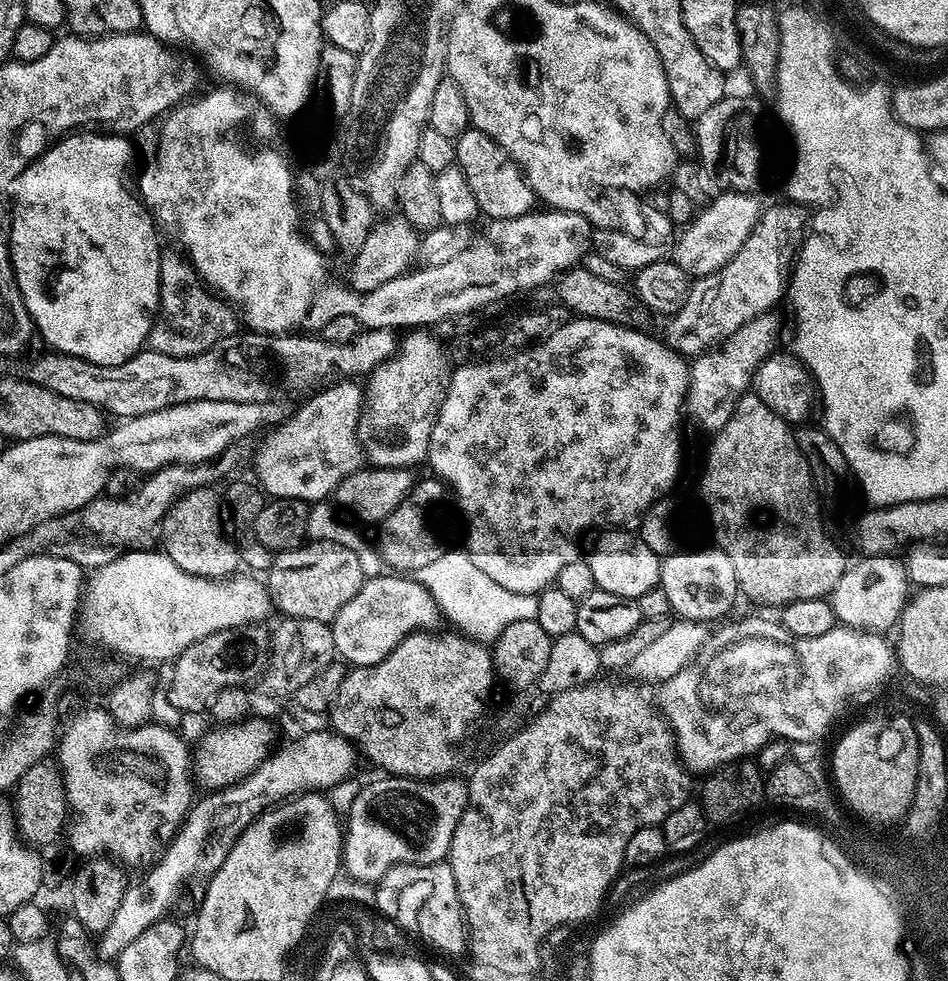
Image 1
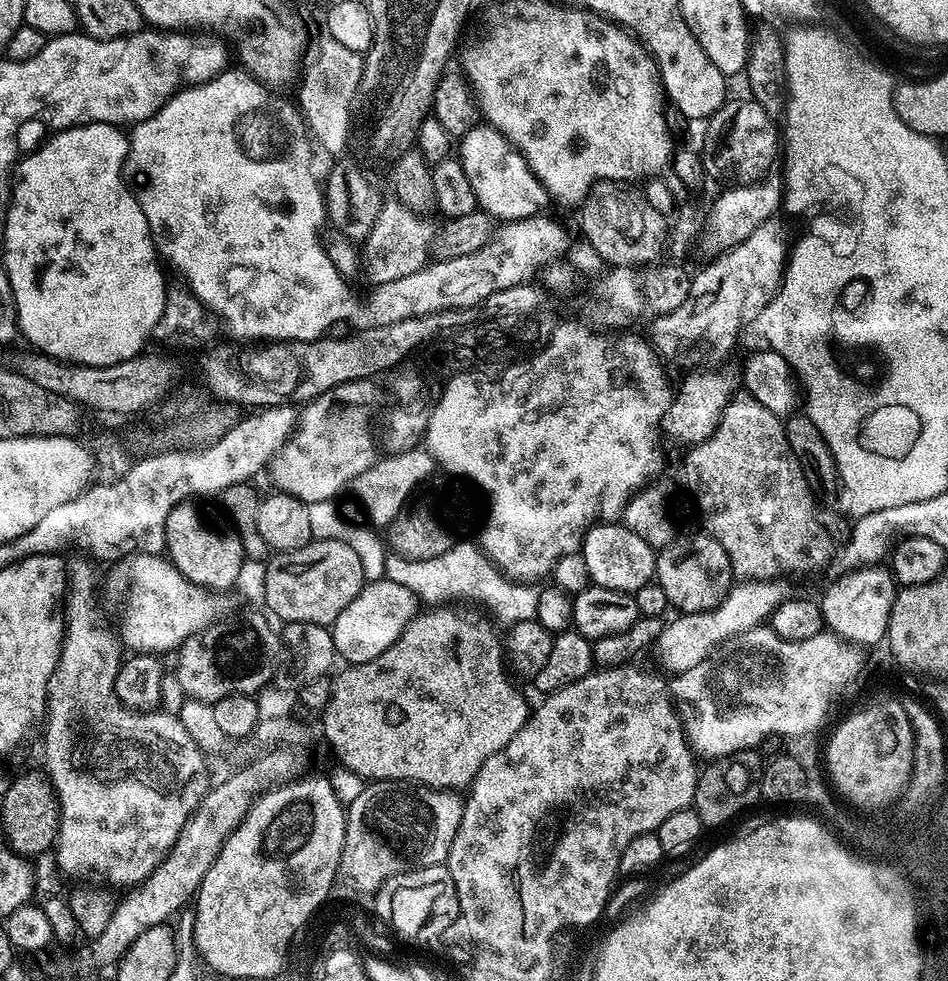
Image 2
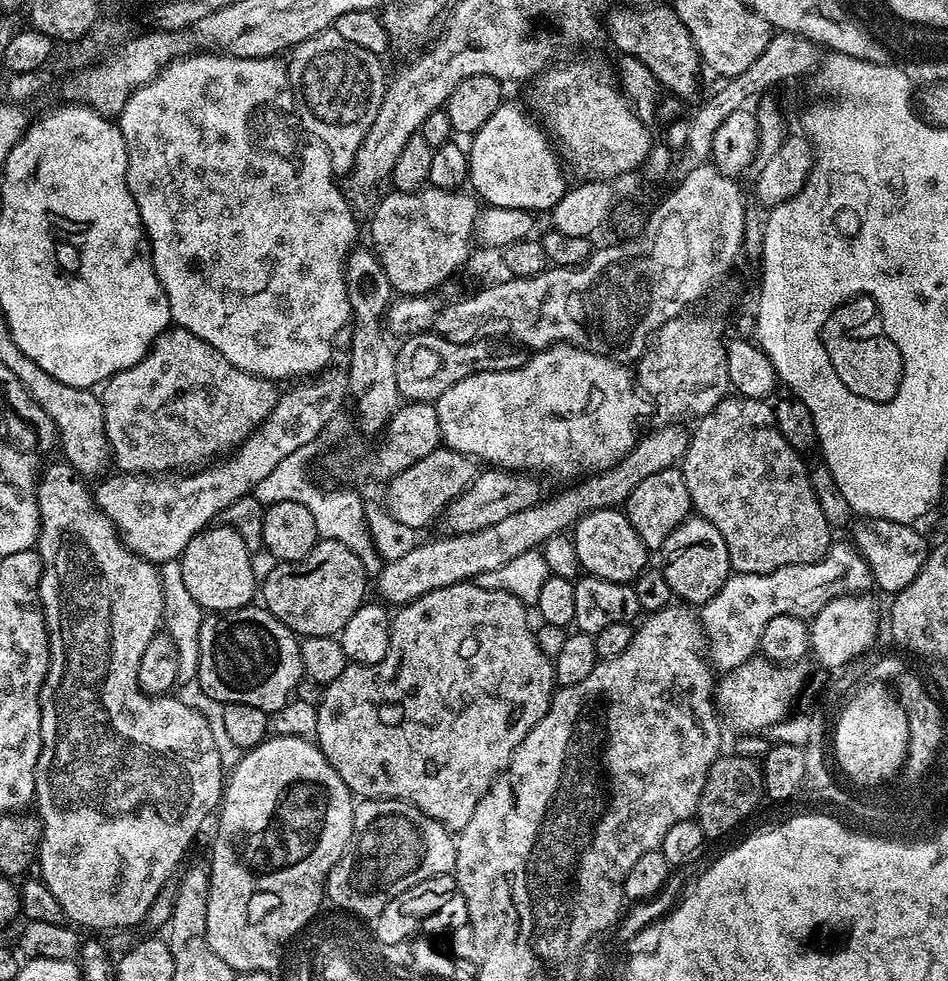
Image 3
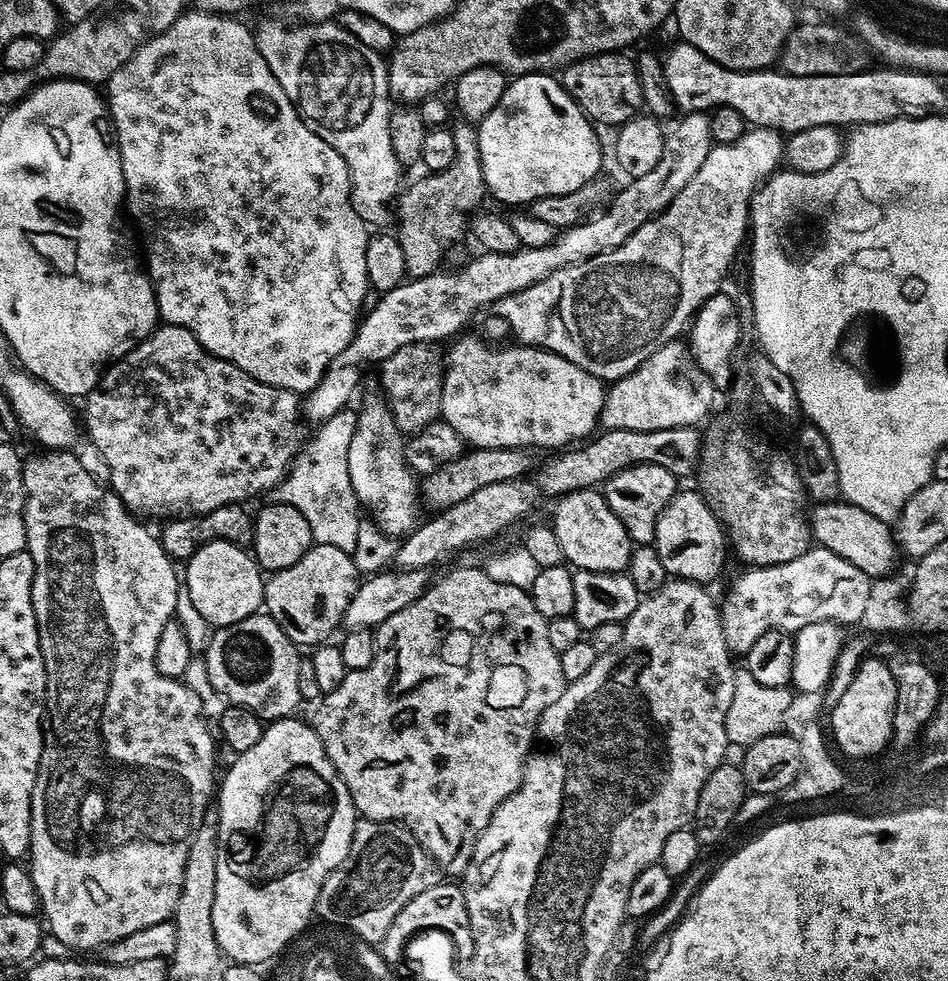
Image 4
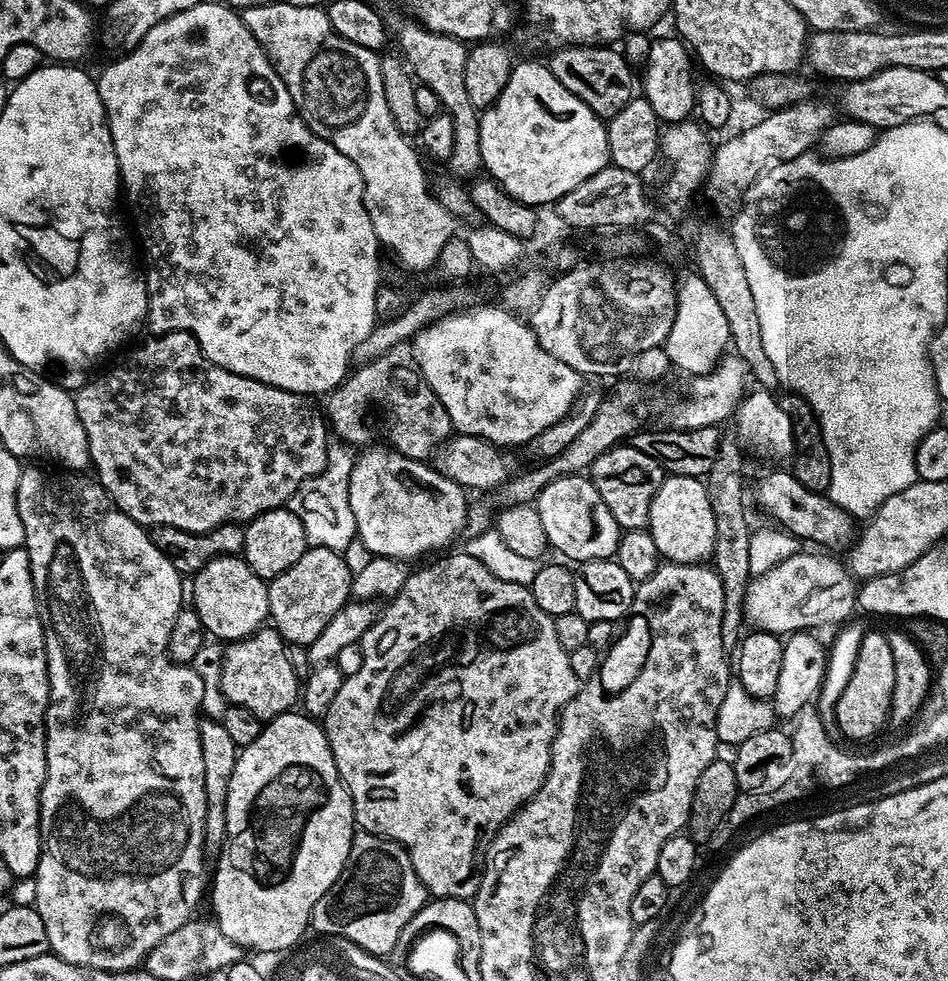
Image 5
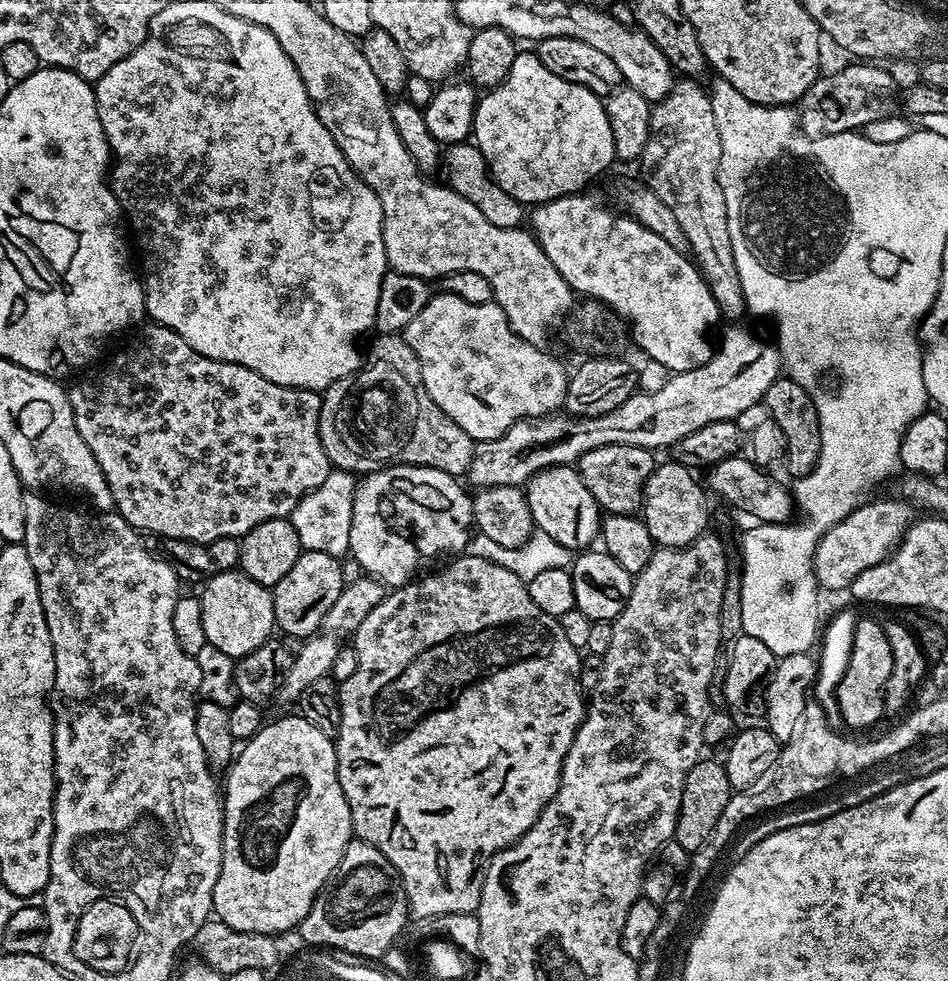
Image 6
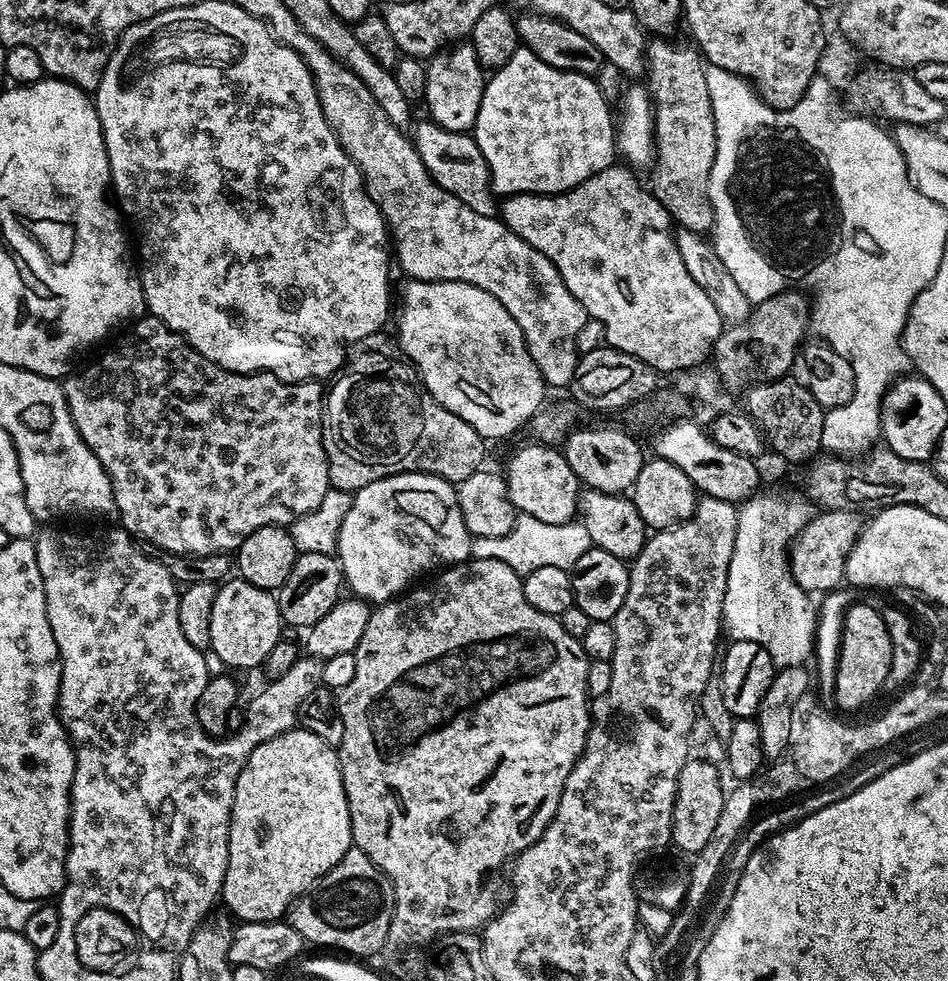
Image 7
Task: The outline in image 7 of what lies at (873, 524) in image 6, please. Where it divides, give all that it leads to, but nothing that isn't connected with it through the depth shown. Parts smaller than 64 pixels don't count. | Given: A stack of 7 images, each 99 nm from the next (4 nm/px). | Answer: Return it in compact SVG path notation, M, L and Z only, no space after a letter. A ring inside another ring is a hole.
M848 506L824 510L813 515L808 525L797 534L790 549L792 577L798 582L798 586L802 586L804 592L827 594L841 587L846 558L854 546L861 527L862 519L860 520L859 514Z

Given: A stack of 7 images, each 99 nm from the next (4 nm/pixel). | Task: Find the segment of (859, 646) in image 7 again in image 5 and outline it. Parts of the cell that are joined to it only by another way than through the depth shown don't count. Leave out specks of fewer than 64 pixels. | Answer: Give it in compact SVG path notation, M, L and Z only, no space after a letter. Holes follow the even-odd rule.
M868 630L862 638L858 649L857 661L854 663L853 674L850 682L841 694L837 704L837 724L842 728L842 734L849 741L868 740L876 736L884 728L884 723L889 723L892 714L892 695L894 694L894 653L890 650L890 642L882 631Z

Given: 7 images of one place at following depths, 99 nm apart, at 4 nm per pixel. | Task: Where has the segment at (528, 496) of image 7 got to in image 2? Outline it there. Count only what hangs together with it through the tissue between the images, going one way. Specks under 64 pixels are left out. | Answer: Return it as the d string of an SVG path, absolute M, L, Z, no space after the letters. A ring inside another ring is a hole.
M597 522L584 536L582 554L586 558L586 570L592 575L591 583L597 588L609 588L634 594L642 586L653 583L656 574L657 553L638 534L620 522Z

